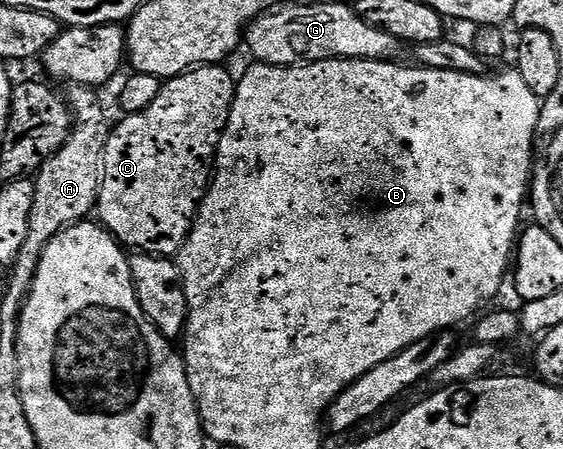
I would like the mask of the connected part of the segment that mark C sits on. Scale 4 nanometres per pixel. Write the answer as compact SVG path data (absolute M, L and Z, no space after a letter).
M203 65L186 71L182 75L176 75L172 79L165 80L160 93L156 97L156 101L152 101L152 105L148 105L148 109L144 109L135 115L126 115L123 118L123 123L119 127L117 124L111 130L110 139L106 142L106 152L102 158L102 186L98 188L96 215L99 215L97 218L100 220L101 226L105 227L119 243L125 245L127 248L134 247L130 249L147 255L174 257L181 252L182 246L186 243L186 238L189 237L190 229L194 225L194 216L198 214L198 204L202 202L202 198L206 195L206 188L212 182L212 168L216 163L218 146L222 140L226 122L234 104L236 79L235 76L230 76L224 68L225 66L222 65Z

